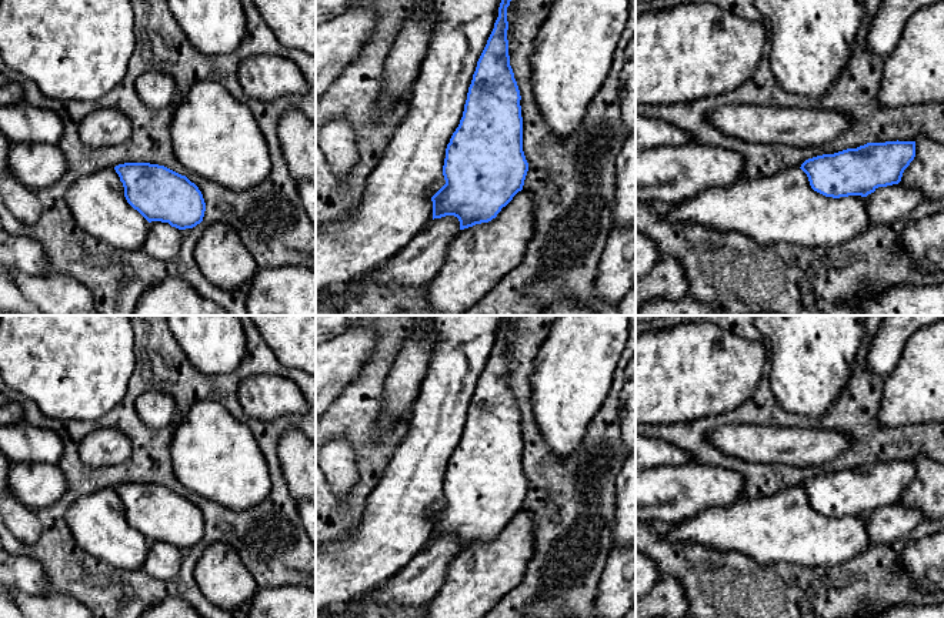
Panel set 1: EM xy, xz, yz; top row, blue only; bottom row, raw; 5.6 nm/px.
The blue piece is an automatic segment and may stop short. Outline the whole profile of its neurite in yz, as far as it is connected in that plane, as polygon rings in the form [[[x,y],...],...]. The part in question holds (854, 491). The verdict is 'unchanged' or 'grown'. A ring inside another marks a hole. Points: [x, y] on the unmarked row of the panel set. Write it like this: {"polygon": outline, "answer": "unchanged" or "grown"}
{"polygon": [[[915,461],[867,462],[808,478],[800,488],[811,508],[825,517],[867,517],[878,507],[898,504],[914,477]]], "answer": "unchanged"}

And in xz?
{"polygon": [[[503,315],[498,337],[477,381],[463,437],[446,468],[446,504],[431,517],[433,540],[454,535],[460,549],[488,542],[523,510],[528,482],[523,471],[520,410],[510,385],[507,327],[514,315]]], "answer": "unchanged"}

